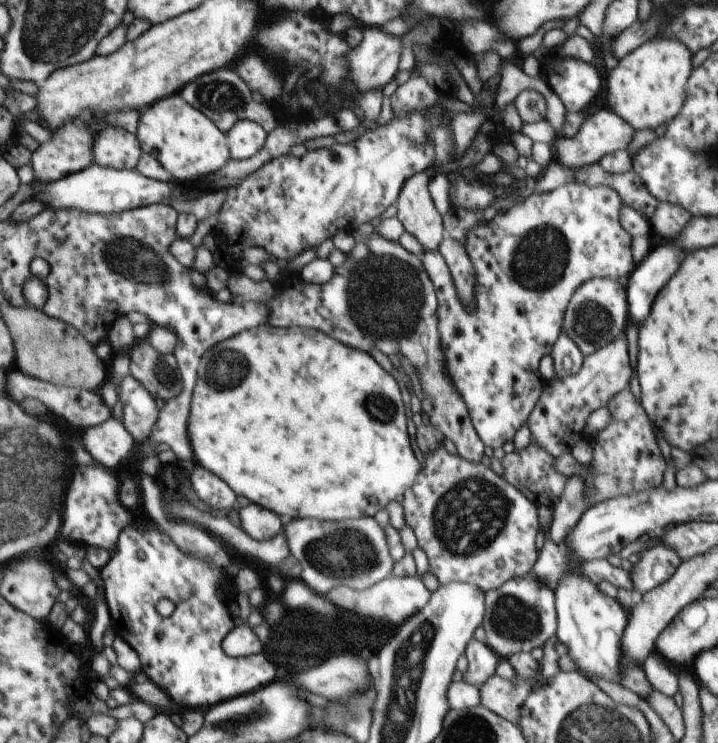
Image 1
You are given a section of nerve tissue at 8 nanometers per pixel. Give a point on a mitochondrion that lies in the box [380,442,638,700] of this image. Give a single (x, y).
(467, 517)

